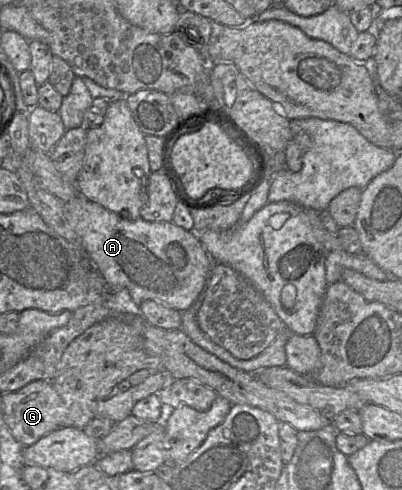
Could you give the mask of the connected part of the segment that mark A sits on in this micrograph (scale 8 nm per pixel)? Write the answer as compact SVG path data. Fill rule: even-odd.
M77 195L65 203L66 218L77 233L81 247L104 278L110 290L126 289L133 302L140 305L145 300L153 300L180 312L189 308L203 293L212 267L217 264L200 242L196 231L185 230L173 222L148 222L142 218L129 221L103 206ZM172 243L180 244L186 254L183 266L175 265L167 255L167 248Z

